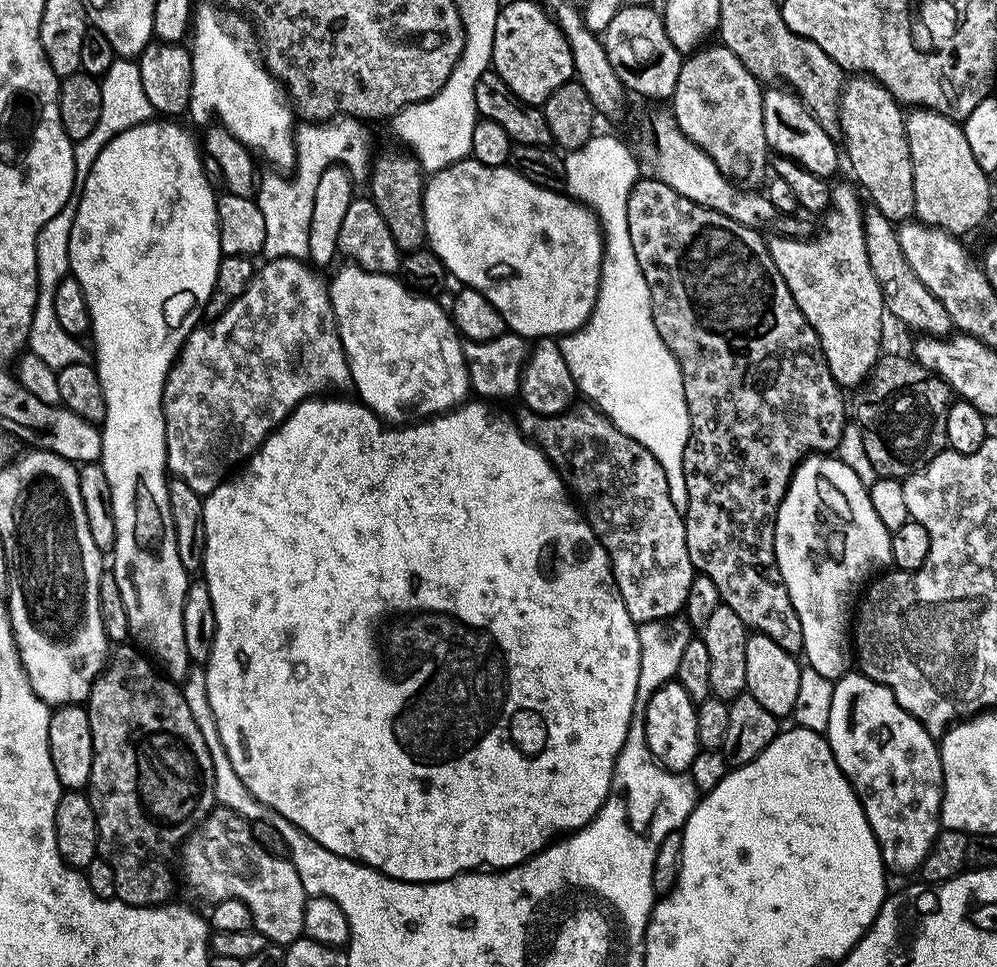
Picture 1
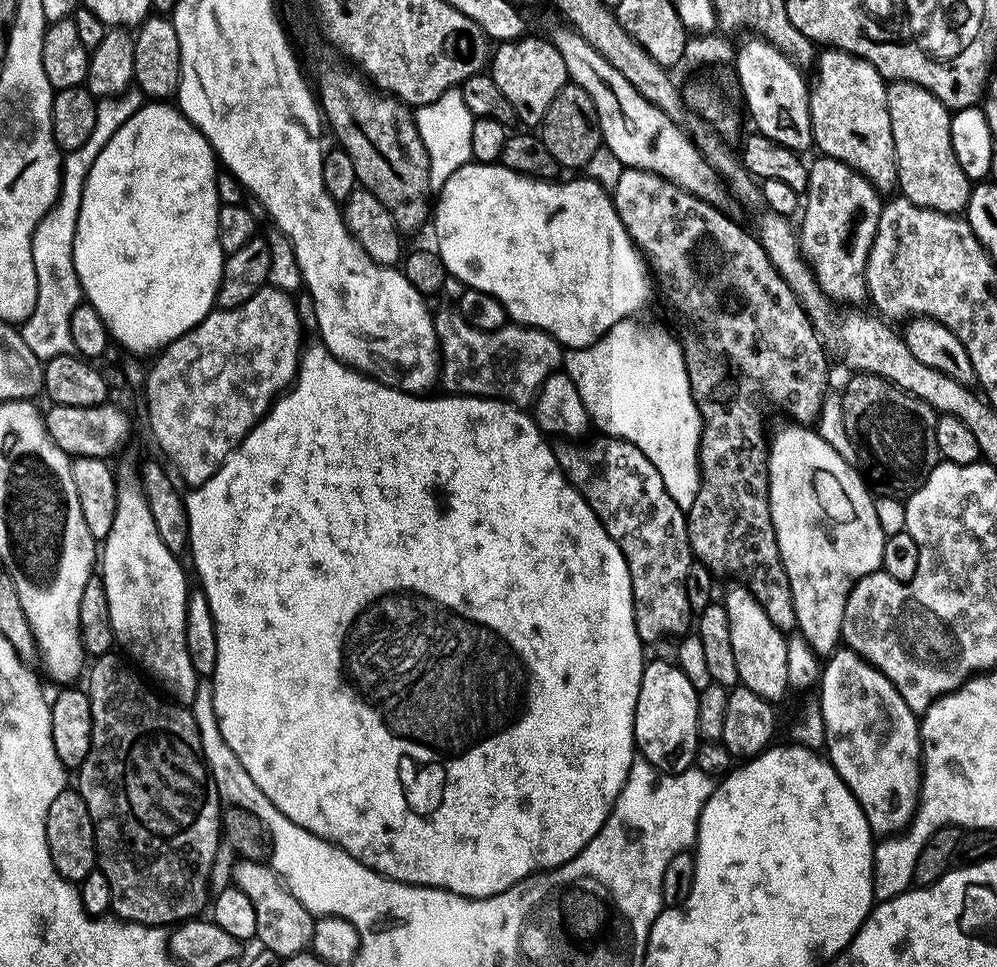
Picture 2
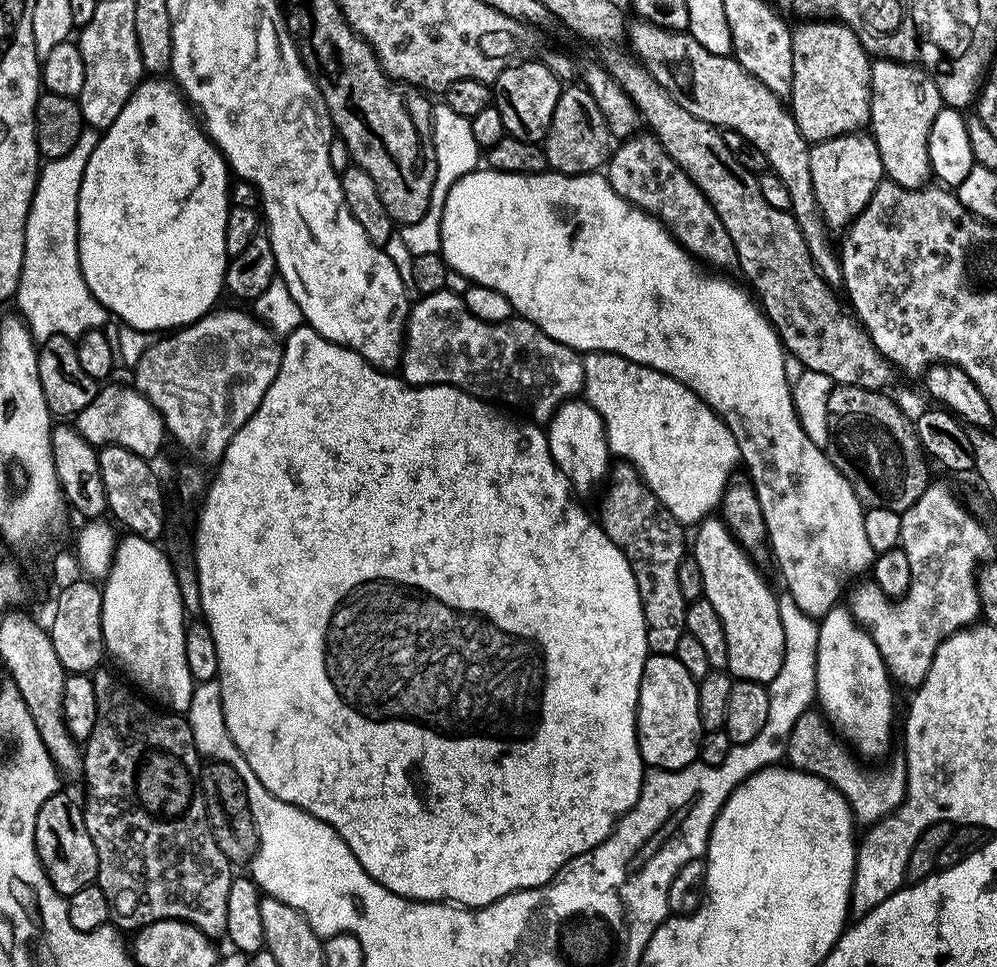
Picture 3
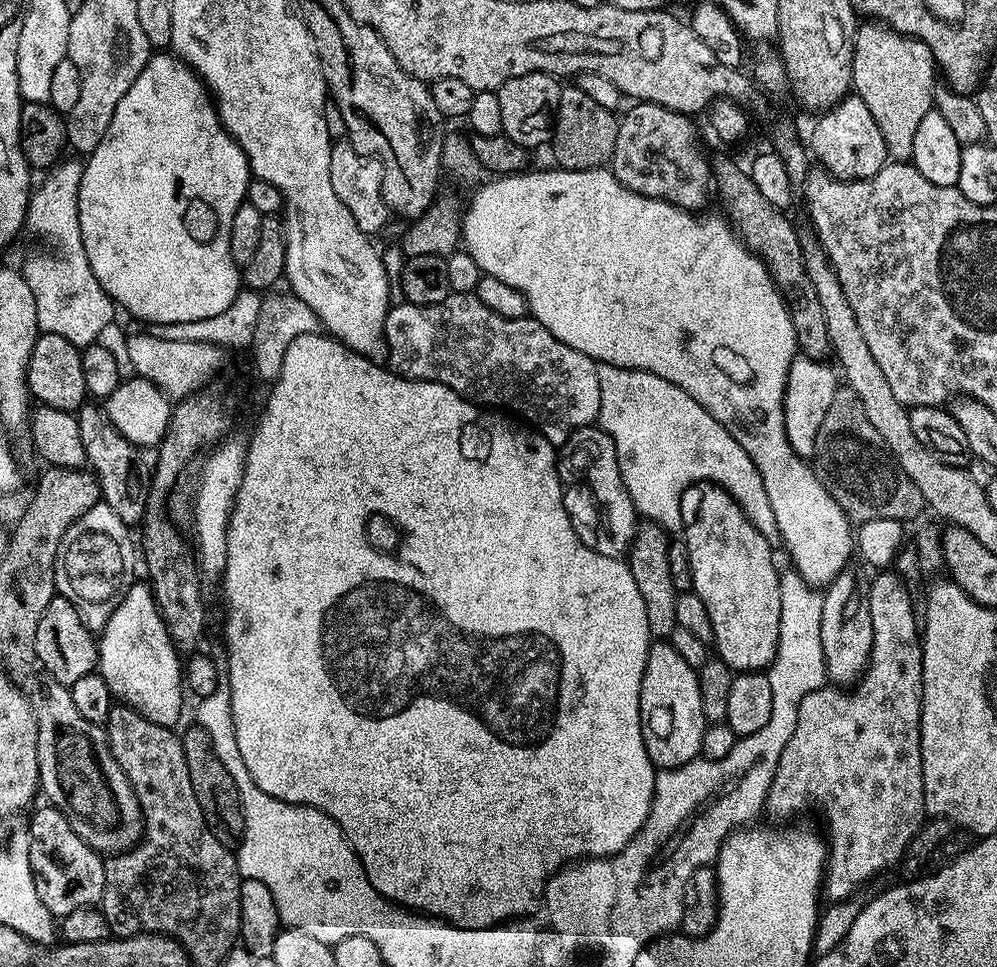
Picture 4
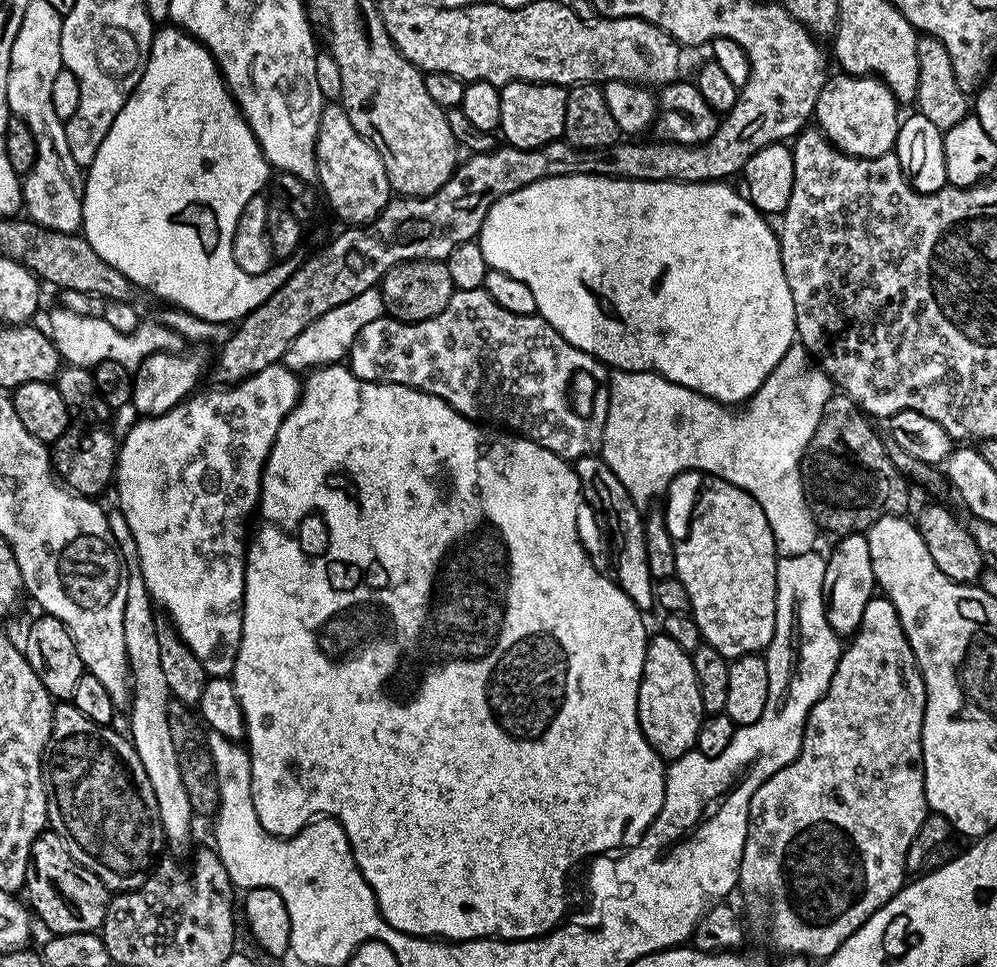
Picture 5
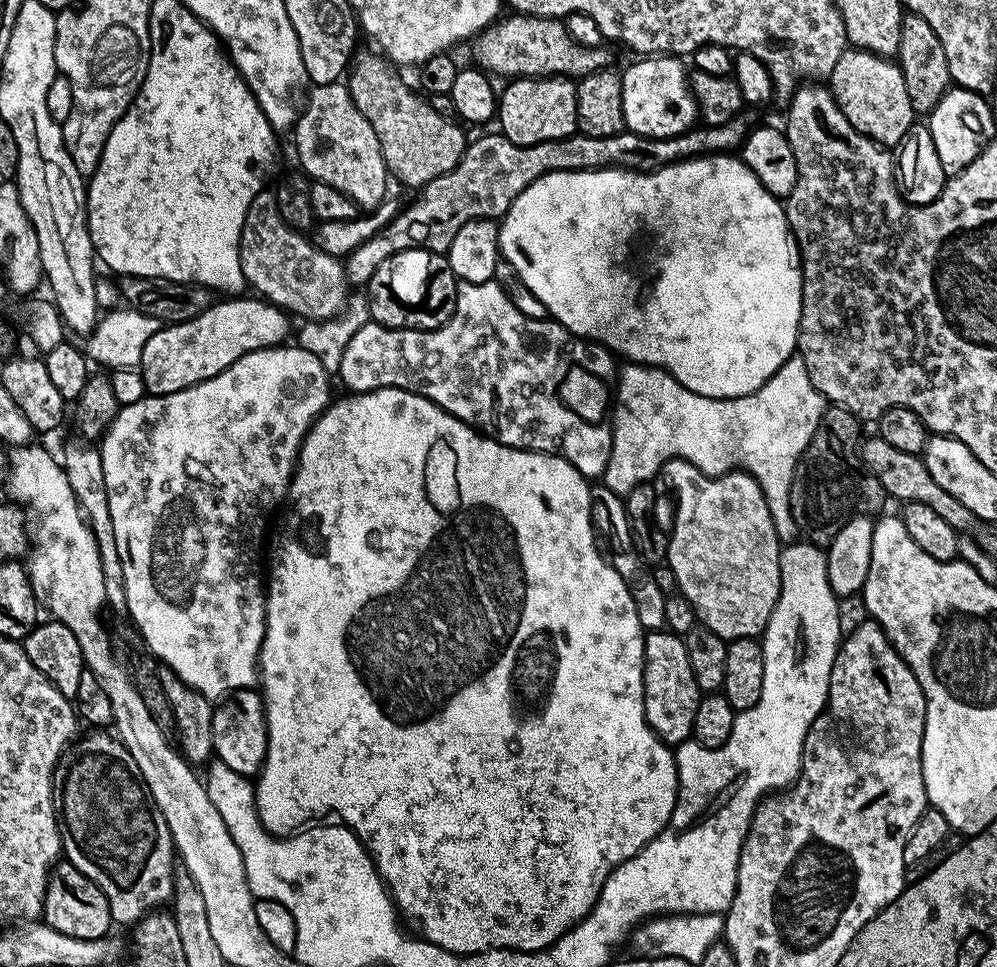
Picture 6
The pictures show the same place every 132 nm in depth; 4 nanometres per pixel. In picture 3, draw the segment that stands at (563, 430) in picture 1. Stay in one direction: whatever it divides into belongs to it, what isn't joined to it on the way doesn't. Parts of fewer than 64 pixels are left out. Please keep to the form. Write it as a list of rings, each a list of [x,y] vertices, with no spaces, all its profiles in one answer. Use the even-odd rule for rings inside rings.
[[[620,462],[617,465],[617,468],[615,465],[606,477],[608,493],[604,496],[604,509],[601,510],[599,519],[602,521],[605,534],[619,546],[634,570],[640,601],[644,607],[644,621],[648,627],[649,653],[670,656],[678,650],[678,638],[682,638],[686,631],[684,623],[688,604],[682,598],[682,590],[678,586],[678,566],[686,555],[686,540],[684,544],[686,528],[672,517],[666,506],[662,506],[662,502],[644,485],[640,473],[631,464]]]

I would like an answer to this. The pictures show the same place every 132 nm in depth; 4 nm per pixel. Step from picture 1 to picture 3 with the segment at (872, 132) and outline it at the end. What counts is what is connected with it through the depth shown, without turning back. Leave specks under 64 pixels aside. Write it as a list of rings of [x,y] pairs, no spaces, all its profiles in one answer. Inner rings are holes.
[[[808,18],[792,28],[794,74],[790,111],[800,133],[810,142],[859,132],[870,124],[870,98],[872,97],[872,60],[862,42],[844,24],[835,18]]]

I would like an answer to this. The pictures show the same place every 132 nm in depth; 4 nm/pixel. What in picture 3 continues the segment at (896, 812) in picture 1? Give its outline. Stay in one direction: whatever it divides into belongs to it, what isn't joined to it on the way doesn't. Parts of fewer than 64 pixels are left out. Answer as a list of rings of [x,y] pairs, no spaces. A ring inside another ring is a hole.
[[[847,606],[831,608],[819,621],[818,654],[816,655],[816,700],[829,725],[838,730],[849,749],[857,757],[880,756],[892,744],[892,719],[896,716],[896,696],[892,693],[894,681],[888,675],[878,646],[865,628],[861,628],[852,618]]]

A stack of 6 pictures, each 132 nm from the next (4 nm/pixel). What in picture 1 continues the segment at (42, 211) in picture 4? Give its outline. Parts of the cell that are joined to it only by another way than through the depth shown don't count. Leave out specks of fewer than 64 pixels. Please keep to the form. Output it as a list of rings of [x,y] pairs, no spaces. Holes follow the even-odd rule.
[[[117,58],[112,63],[110,70],[100,80],[102,90],[102,115],[98,117],[98,126],[94,126],[90,138],[82,138],[75,141],[72,153],[74,154],[74,166],[76,177],[74,178],[73,197],[79,198],[86,186],[86,178],[90,174],[90,166],[94,166],[94,158],[102,154],[102,150],[122,130],[130,130],[134,126],[144,124],[153,119],[154,110],[150,106],[150,98],[146,98],[146,90],[142,90],[142,74],[139,63],[132,58]],[[68,200],[66,206],[62,206],[62,210],[54,214],[54,218],[50,218],[50,222],[46,222],[46,226],[42,226],[36,236],[36,305],[26,348],[55,370],[87,364],[90,360],[89,349],[87,352],[77,337],[66,334],[54,315],[54,290],[58,290],[58,282],[62,282],[62,278],[70,272],[70,226],[74,226],[75,213],[76,200]]]

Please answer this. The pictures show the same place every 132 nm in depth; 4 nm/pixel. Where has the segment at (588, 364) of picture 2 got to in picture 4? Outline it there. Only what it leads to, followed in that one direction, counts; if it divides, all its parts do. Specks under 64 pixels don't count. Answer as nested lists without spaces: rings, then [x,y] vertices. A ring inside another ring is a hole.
[[[597,363],[596,373],[600,387],[598,424],[606,434],[610,434],[614,442],[622,482],[630,498],[636,503],[637,513],[645,521],[657,524],[669,534],[679,533],[686,524],[686,516],[680,513],[680,495],[691,484],[711,482],[719,488],[725,488],[738,501],[740,509],[747,514],[762,538],[766,538],[773,546],[781,543],[778,522],[774,522],[774,510],[770,507],[770,498],[766,498],[766,486],[762,486],[762,478],[753,466],[750,454],[746,454],[746,450],[742,450],[742,446],[734,442],[730,433],[701,404],[694,402],[694,398],[690,398],[686,390],[674,386],[674,382],[666,382],[666,378],[658,378],[658,374],[637,368],[619,368]]]

